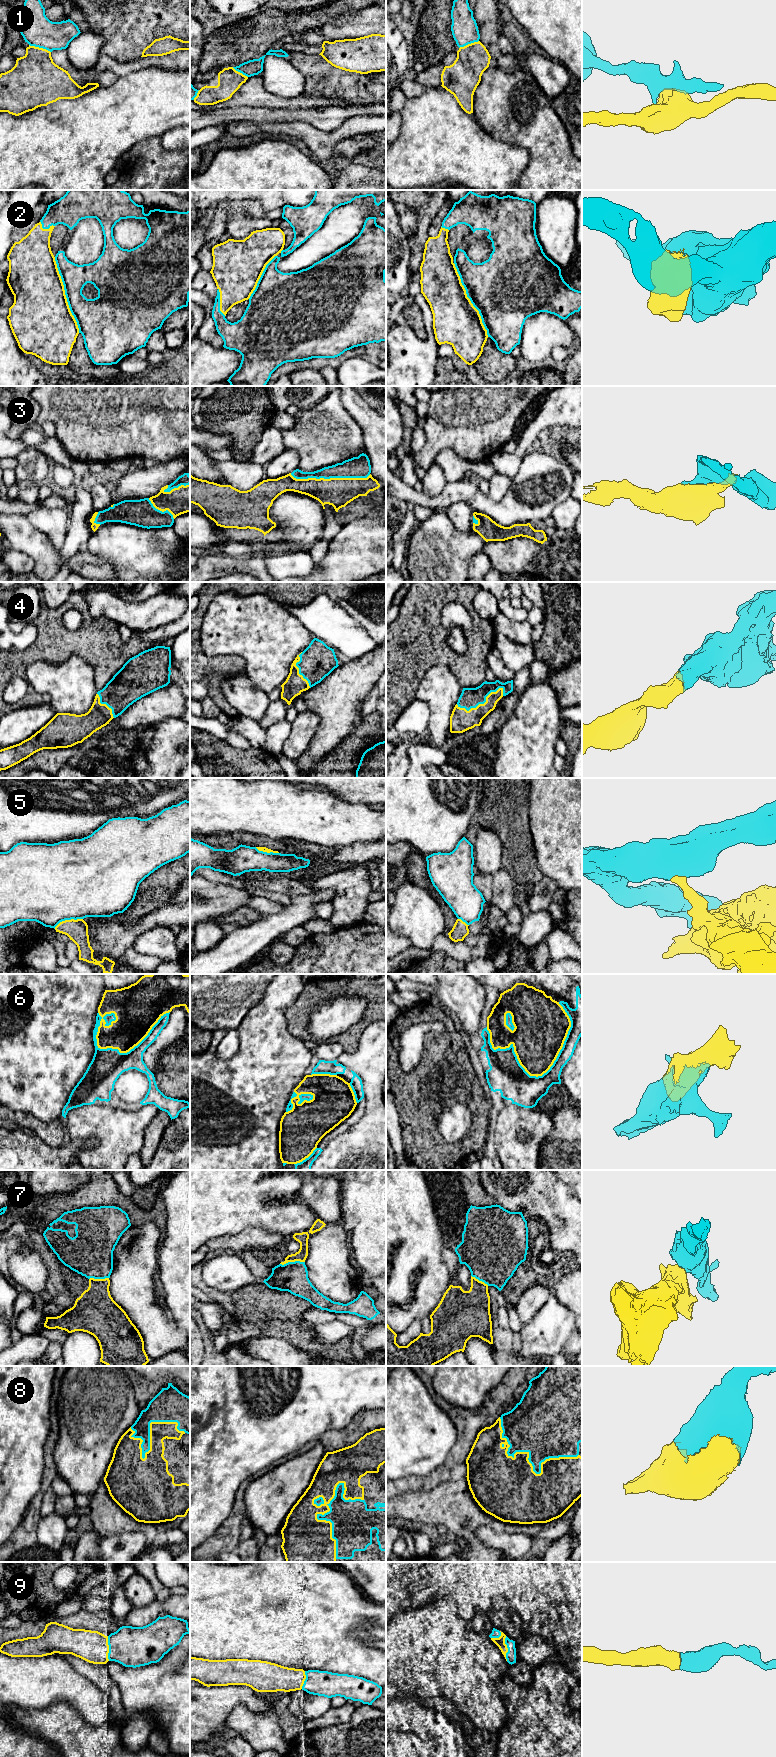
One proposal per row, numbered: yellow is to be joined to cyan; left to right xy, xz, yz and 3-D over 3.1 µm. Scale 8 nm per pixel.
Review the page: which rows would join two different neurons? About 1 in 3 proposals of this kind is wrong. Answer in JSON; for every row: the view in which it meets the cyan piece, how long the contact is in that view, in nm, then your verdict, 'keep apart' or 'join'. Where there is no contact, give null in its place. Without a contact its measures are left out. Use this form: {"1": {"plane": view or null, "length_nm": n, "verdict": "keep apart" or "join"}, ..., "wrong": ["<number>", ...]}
{"1": {"plane": "xy", "length_nm": 190, "verdict": "keep apart"}, "2": {"plane": "xy", "length_nm": 650, "verdict": "join"}, "3": {"plane": "xz", "length_nm": 650, "verdict": "join"}, "4": {"plane": "yz", "length_nm": 400, "verdict": "join"}, "5": {"plane": "xy", "length_nm": 240, "verdict": "keep apart"}, "6": {"plane": "yz", "length_nm": 700, "verdict": "join"}, "7": {"plane": "xz", "length_nm": 200, "verdict": "keep apart"}, "8": {"plane": "yz", "length_nm": 700, "verdict": "join"}, "9": {"plane": "xy", "length_nm": 200, "verdict": "join"}, "wrong": ["1", "5", "7"]}

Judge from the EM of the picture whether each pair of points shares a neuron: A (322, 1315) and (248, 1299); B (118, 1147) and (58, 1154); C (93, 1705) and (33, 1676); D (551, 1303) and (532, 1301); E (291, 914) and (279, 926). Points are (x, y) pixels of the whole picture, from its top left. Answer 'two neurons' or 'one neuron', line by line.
A: two neurons
B: two neurons
C: one neuron
D: two neurons
E: one neuron

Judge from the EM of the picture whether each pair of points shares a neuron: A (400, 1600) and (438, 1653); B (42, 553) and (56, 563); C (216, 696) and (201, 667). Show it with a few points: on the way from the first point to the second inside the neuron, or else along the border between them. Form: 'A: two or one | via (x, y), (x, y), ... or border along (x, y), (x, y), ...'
A: two | border along (412, 1606), (396, 1612)
B: one | via (45, 556), (53, 563)
C: one | via (215, 689), (215, 680), (208, 673)

